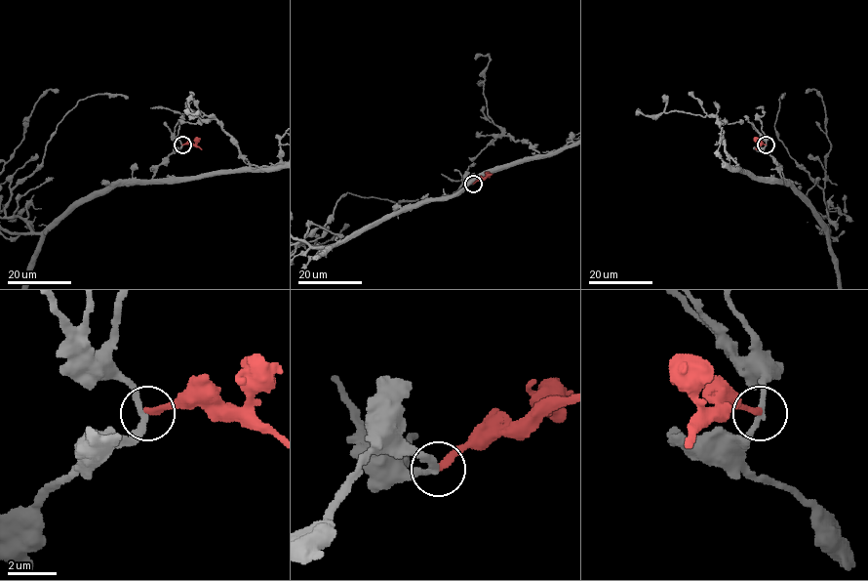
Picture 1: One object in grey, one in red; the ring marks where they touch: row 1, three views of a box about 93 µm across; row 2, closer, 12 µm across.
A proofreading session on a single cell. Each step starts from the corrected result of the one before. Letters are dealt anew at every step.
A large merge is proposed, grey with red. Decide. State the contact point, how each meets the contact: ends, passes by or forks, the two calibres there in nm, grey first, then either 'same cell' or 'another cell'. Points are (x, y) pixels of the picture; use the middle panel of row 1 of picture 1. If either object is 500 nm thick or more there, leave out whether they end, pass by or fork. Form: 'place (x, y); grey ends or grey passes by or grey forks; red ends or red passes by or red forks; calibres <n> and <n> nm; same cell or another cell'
place (473, 184); grey passes by; red ends; calibres 240 and 260 nm; another cell

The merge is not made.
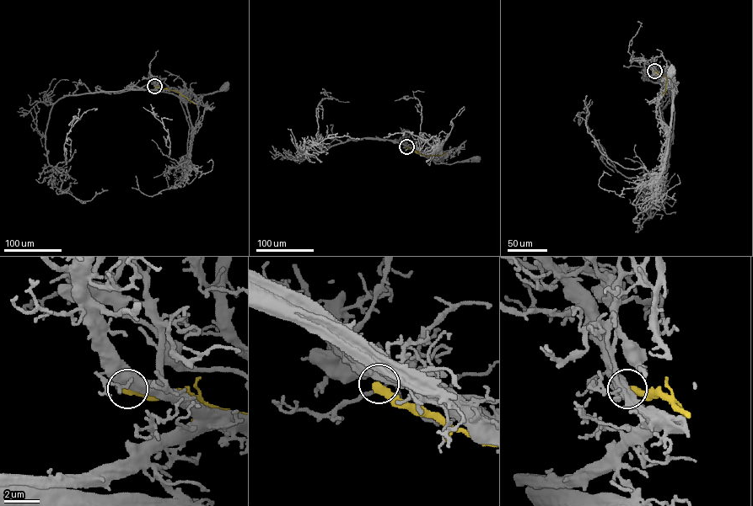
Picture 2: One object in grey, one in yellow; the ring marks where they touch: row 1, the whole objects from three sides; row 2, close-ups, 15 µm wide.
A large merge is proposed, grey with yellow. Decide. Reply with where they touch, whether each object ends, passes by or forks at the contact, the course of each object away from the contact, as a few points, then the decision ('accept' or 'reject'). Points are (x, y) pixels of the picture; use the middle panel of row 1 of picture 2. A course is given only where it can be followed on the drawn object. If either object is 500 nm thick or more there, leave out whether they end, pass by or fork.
place (406, 146); grey forks; yellow ends; course grey (406, 146), (446, 164), (477, 160); course yellow (406, 146), (427, 156), (442, 155), (446, 152); reject

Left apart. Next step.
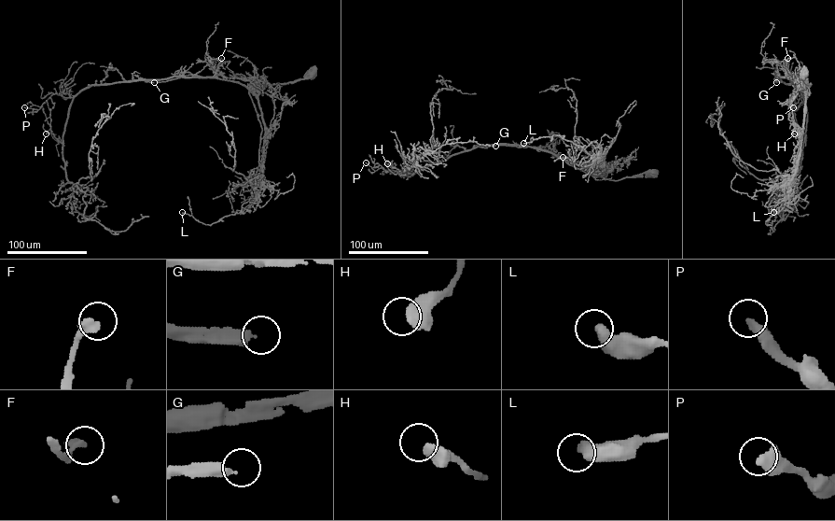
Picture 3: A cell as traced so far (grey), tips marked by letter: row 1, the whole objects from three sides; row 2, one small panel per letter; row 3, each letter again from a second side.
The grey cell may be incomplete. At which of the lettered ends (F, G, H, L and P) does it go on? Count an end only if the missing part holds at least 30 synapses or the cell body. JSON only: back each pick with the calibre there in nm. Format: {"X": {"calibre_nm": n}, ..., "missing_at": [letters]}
{"F": {"calibre_nm": 280}, "missing_at": ["F"]}

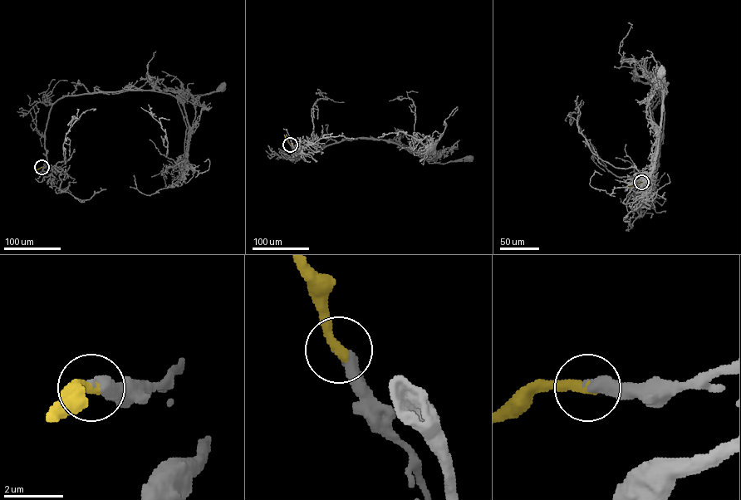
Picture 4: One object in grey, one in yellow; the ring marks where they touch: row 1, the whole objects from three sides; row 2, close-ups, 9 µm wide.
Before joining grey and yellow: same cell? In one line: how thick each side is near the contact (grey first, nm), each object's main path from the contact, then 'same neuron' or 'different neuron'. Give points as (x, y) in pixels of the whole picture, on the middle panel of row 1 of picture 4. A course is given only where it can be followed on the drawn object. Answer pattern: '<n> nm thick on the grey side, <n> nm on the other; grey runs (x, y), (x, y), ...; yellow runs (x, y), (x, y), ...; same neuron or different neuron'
420 nm thick on the grey side, 400 nm on the other; grey runs (290, 144), (296, 154), (293, 157), (296, 160), (345, 139), (367, 137), (396, 143), (439, 164), (470, 159); yellow runs (290, 144), (284, 134); same neuron

